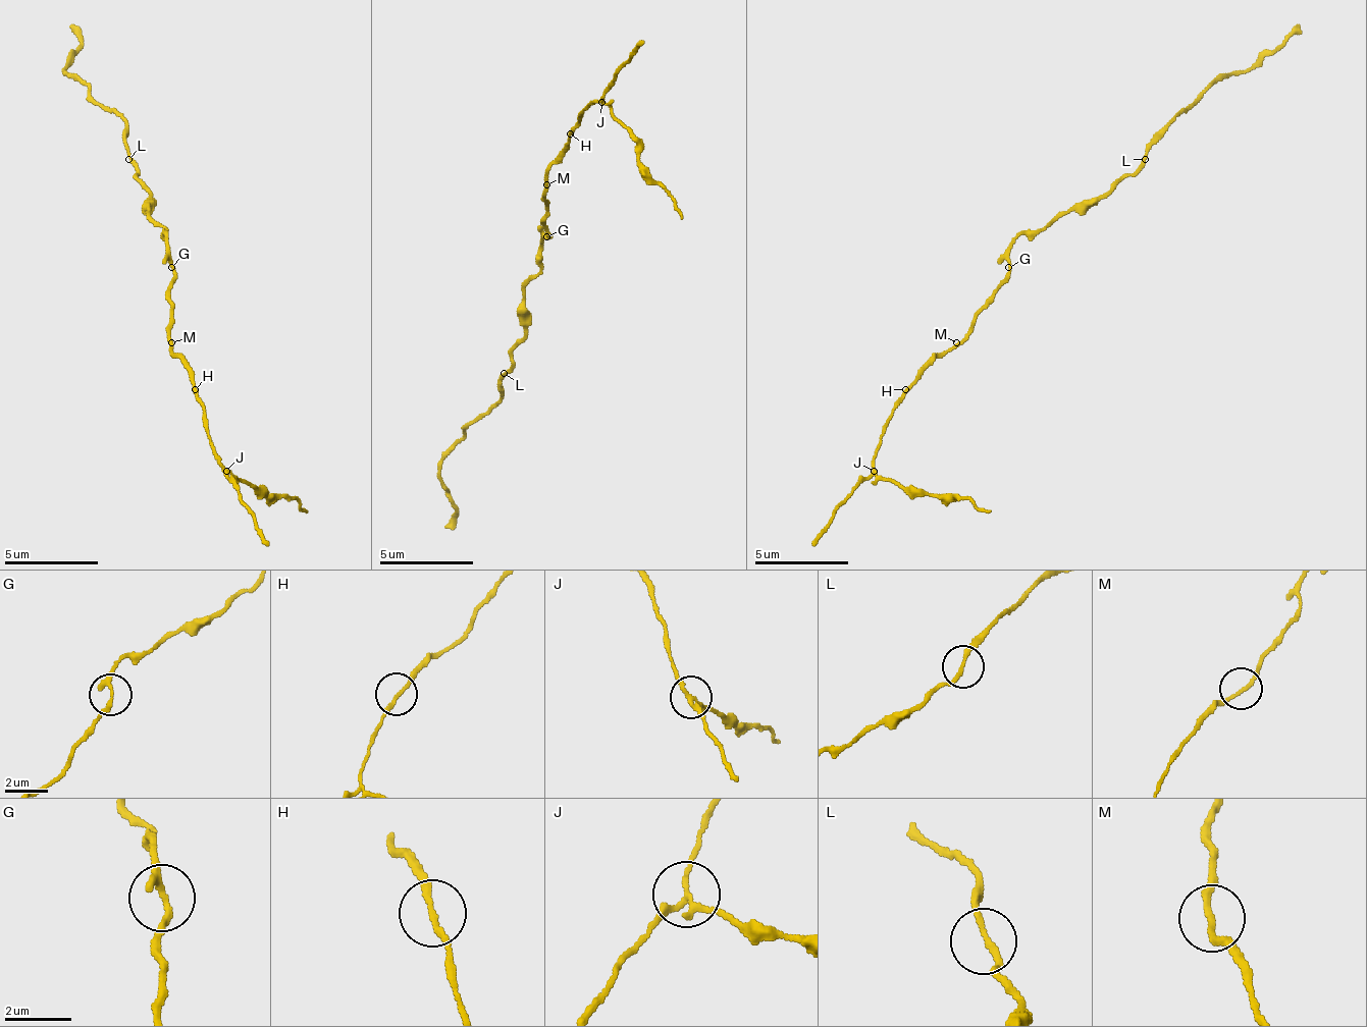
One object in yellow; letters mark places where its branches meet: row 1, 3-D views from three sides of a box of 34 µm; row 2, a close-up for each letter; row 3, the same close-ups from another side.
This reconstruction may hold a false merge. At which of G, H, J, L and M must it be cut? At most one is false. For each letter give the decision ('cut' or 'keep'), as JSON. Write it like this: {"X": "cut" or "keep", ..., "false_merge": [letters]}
{"G": "keep", "H": "keep", "J": "cut", "L": "keep", "M": "keep", "false_merge": ["J"]}

